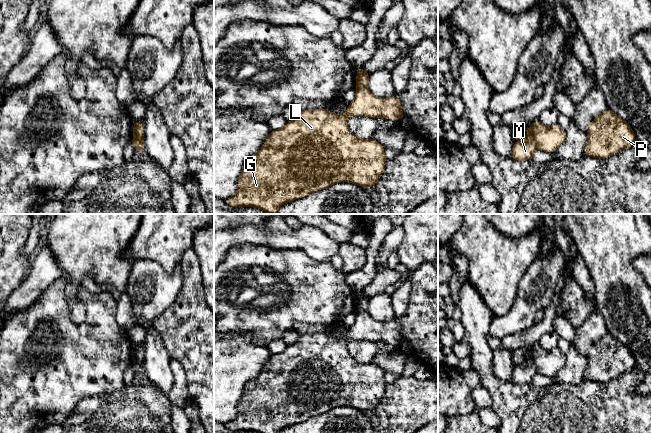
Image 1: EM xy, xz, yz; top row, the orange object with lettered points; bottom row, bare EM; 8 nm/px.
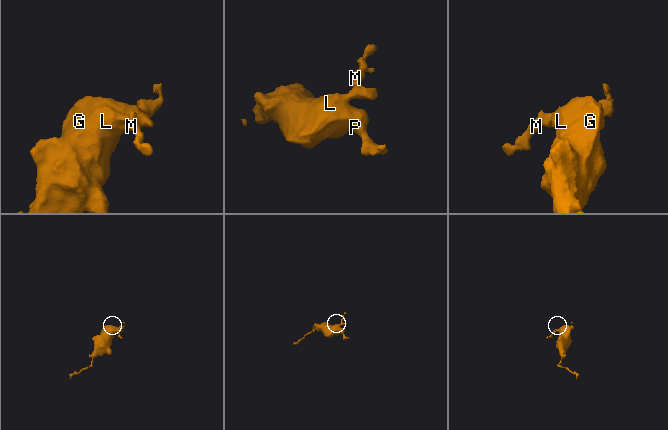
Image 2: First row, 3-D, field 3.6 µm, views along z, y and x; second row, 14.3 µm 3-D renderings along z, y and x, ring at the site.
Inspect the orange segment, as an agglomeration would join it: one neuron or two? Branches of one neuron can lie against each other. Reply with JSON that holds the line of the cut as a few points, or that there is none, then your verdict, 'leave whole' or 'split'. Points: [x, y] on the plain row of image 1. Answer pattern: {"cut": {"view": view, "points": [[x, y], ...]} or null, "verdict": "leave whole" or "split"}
{"cut": {"view": "yz", "points": [[528, 355], [537, 371]]}, "verdict": "split"}

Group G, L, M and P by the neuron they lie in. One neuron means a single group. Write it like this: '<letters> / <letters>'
G L P / M

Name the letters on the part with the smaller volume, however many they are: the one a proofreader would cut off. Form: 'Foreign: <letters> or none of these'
Foreign: M

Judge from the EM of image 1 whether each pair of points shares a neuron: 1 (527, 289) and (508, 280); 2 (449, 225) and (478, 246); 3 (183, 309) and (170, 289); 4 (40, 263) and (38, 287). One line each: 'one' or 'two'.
1: two
2: two
3: two
4: one

